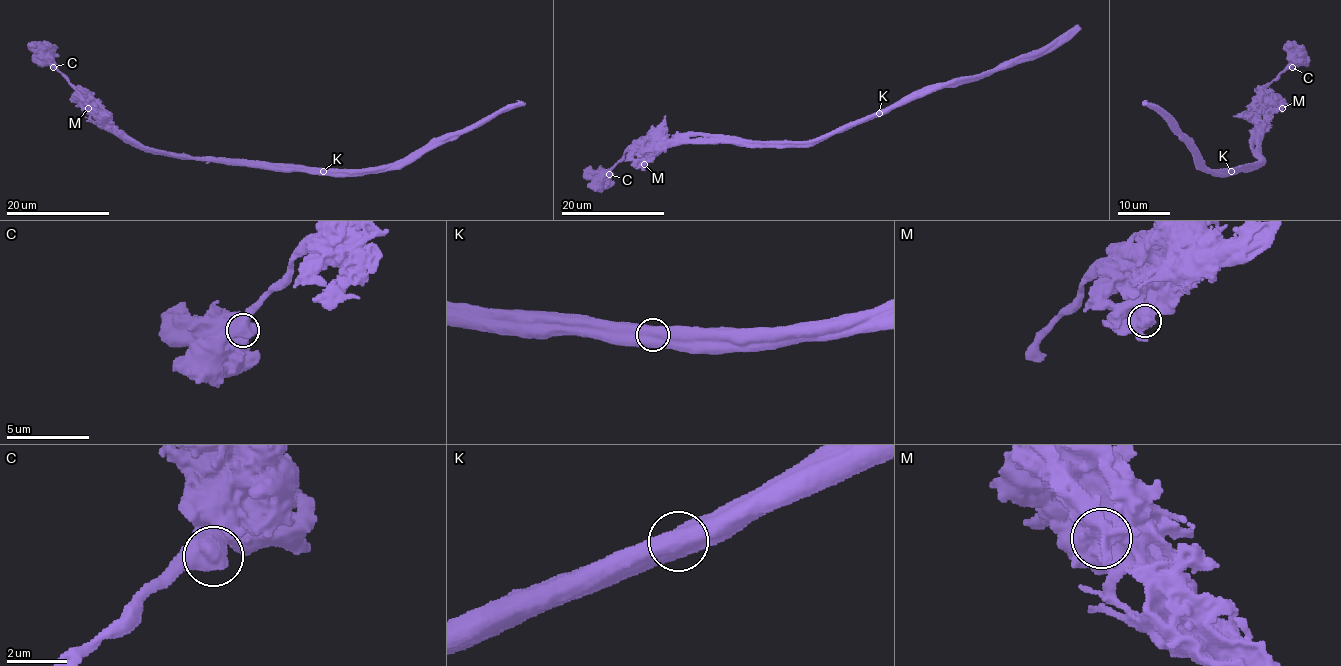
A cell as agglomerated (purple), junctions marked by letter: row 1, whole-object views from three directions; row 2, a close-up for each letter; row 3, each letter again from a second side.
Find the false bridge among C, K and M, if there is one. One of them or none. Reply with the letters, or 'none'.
K

